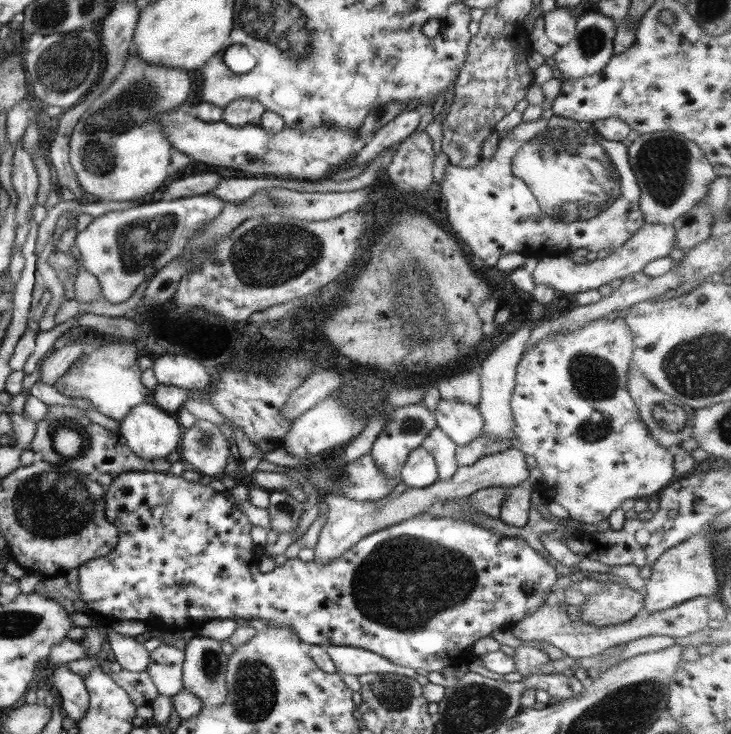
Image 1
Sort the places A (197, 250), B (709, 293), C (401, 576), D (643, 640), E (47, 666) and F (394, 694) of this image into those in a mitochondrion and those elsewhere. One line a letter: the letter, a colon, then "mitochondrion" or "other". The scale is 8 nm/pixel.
A: mitochondrion
B: other
C: mitochondrion
D: other
E: other
F: mitochondrion

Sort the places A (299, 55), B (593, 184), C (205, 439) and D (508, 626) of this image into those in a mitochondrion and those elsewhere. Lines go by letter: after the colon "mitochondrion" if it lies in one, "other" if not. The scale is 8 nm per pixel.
A: mitochondrion
B: mitochondrion
C: mitochondrion
D: other

